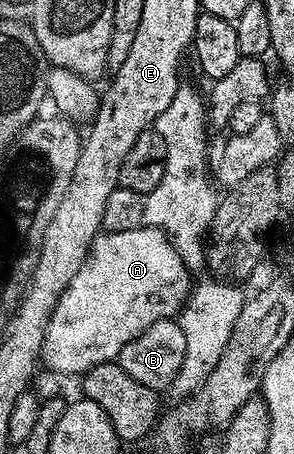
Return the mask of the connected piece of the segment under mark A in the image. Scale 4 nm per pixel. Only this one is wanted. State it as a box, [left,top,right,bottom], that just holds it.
[41,226,192,377]

